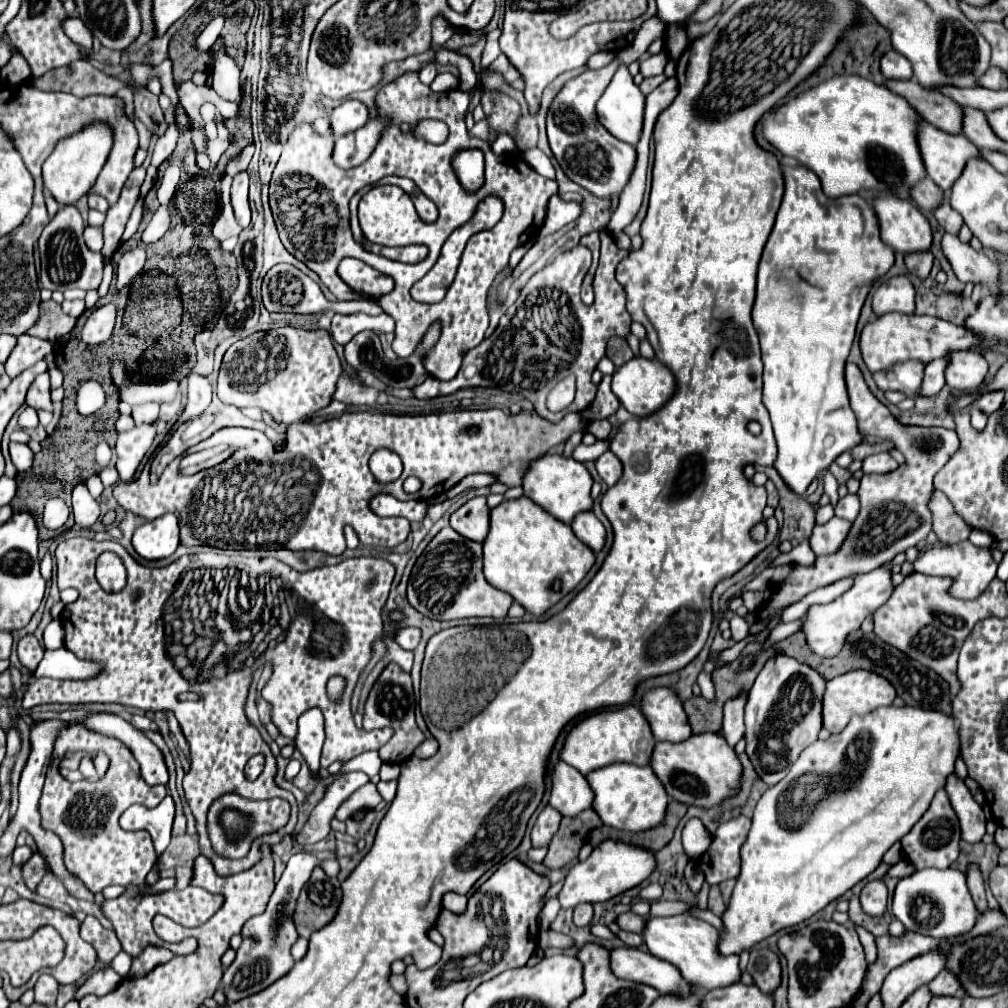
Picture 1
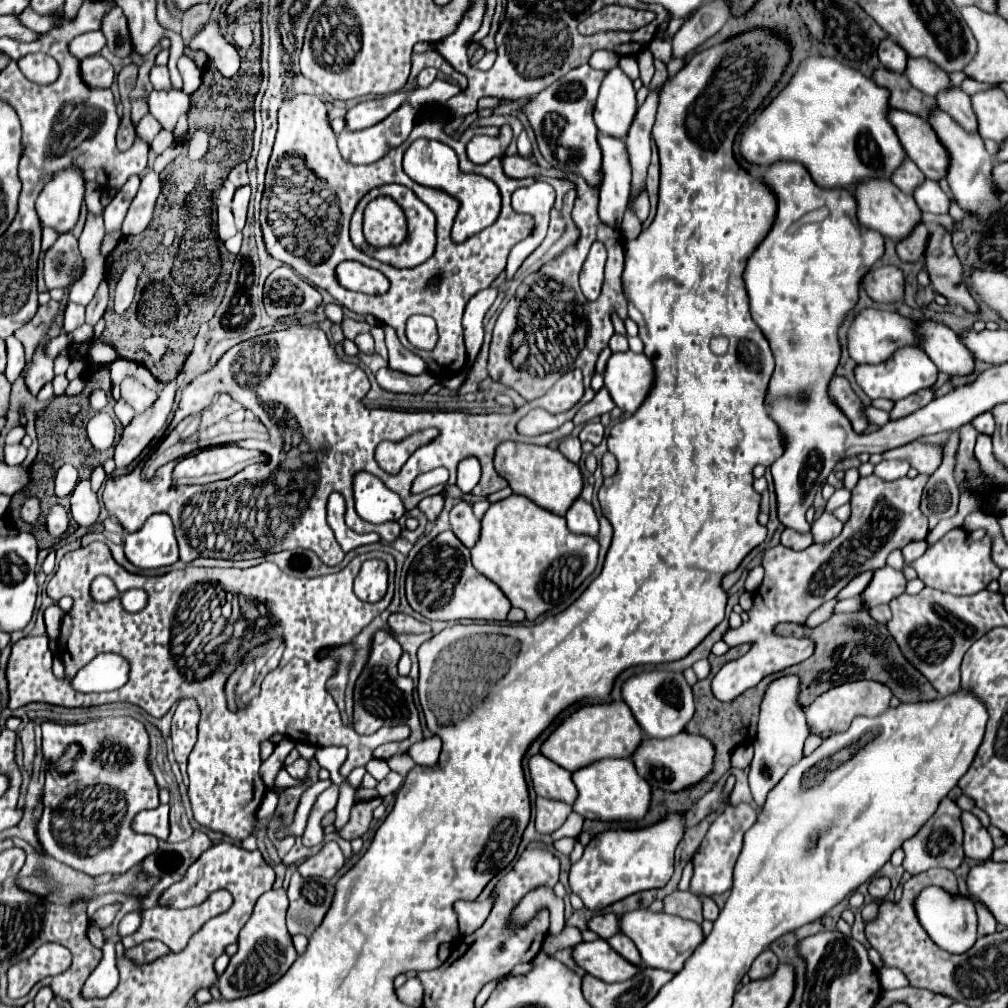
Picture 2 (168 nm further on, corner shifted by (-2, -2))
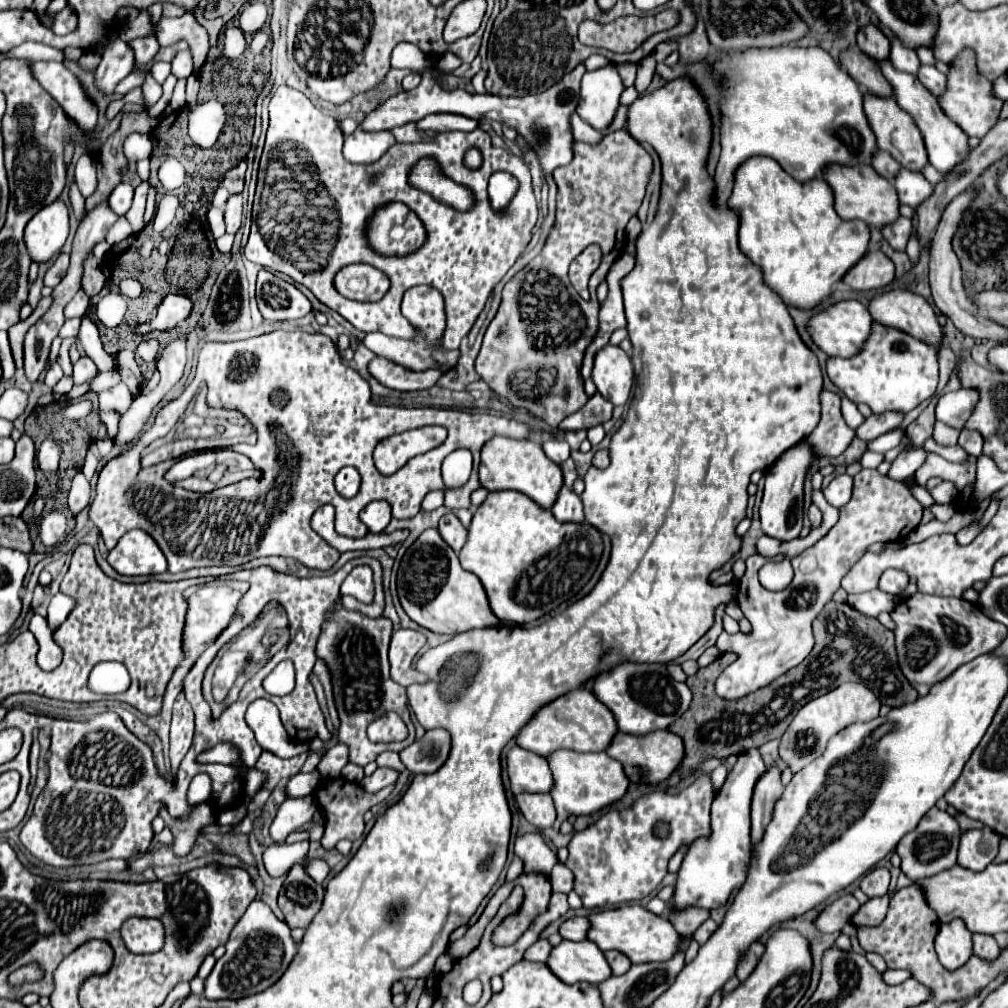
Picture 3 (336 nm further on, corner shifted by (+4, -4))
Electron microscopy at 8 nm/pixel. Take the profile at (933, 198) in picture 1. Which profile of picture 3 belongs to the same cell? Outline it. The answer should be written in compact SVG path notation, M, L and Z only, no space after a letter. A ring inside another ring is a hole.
M877 150L877 152L873 154L871 166L873 166L883 178L887 178L887 180L893 180L895 174L897 174L897 170L901 168L899 162L895 162L889 152L881 152L881 150Z

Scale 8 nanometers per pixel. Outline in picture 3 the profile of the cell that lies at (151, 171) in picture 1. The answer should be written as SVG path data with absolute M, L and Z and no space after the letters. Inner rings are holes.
M191 74L187 78L187 108L191 110L191 114L189 114L189 138L191 138L191 142L197 148L207 150L207 148L211 148L217 142L217 138L219 138L219 134L221 134L221 130L225 126L225 110L215 100L205 102L205 104L197 104L195 102L197 100L197 92L199 92L199 78L195 74Z

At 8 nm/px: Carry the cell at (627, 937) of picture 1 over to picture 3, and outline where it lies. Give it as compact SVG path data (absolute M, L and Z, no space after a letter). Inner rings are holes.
M609 950L609 952L605 952L605 958L607 958L609 966L611 966L613 976L617 976L617 974L625 974L625 972L631 968L629 958L625 958L625 954L621 954L621 952L617 952L617 950Z

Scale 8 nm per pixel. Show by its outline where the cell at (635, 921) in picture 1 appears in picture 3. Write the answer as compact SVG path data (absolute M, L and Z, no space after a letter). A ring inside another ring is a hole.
M569 918L559 926L559 934L563 940L585 940L587 938L587 930L589 930L589 920L587 918Z

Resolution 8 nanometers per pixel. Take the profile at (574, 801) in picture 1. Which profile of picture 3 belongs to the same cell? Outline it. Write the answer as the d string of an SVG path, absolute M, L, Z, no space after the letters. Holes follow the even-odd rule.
M513 746L507 752L507 774L513 794L549 792L553 788L553 778L547 760L519 746Z

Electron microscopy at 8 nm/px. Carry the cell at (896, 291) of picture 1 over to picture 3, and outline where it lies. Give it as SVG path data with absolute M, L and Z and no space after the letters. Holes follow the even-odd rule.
M869 250L853 268L847 270L843 282L853 290L877 290L887 286L893 276L893 262L881 250Z

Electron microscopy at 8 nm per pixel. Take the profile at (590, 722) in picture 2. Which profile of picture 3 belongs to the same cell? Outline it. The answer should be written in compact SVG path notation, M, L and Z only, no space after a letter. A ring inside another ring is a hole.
M577 688L553 702L547 702L537 710L537 714L519 730L515 736L517 746L535 752L539 756L549 756L555 750L575 750L575 752L603 752L617 732L613 714L589 692L587 688Z

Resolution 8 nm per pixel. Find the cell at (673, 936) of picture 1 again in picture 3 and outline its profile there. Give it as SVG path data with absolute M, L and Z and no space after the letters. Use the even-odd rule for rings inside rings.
M621 906L615 910L603 910L597 914L589 914L589 934L587 940L595 942L603 952L607 950L619 950L623 952L633 964L643 962L665 962L669 960L681 942L681 936L671 926L671 922L663 916L655 916L643 906Z

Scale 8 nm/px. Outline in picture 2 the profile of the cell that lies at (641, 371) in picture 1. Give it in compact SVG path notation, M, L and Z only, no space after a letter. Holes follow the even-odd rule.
M631 350L613 354L605 370L605 388L613 402L625 412L633 414L645 402L655 382L655 368L645 354Z

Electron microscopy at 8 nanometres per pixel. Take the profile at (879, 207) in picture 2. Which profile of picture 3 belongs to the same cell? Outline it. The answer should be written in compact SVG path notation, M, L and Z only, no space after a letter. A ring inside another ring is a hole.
M861 164L861 166L829 166L823 174L825 182L833 190L835 198L835 210L841 218L845 220L863 220L869 226L885 226L897 220L899 216L899 200L893 184L885 178L881 178L871 164Z

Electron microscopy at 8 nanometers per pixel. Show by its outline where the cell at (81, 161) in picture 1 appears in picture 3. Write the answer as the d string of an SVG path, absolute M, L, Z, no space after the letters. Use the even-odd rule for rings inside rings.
M57 200L51 206L41 208L25 226L25 246L31 262L47 264L61 252L69 234L67 206Z

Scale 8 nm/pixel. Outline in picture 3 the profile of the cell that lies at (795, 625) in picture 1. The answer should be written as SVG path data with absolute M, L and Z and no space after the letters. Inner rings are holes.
M875 588L871 592L849 596L849 604L865 616L879 616L881 612L891 612L897 606L897 598Z

